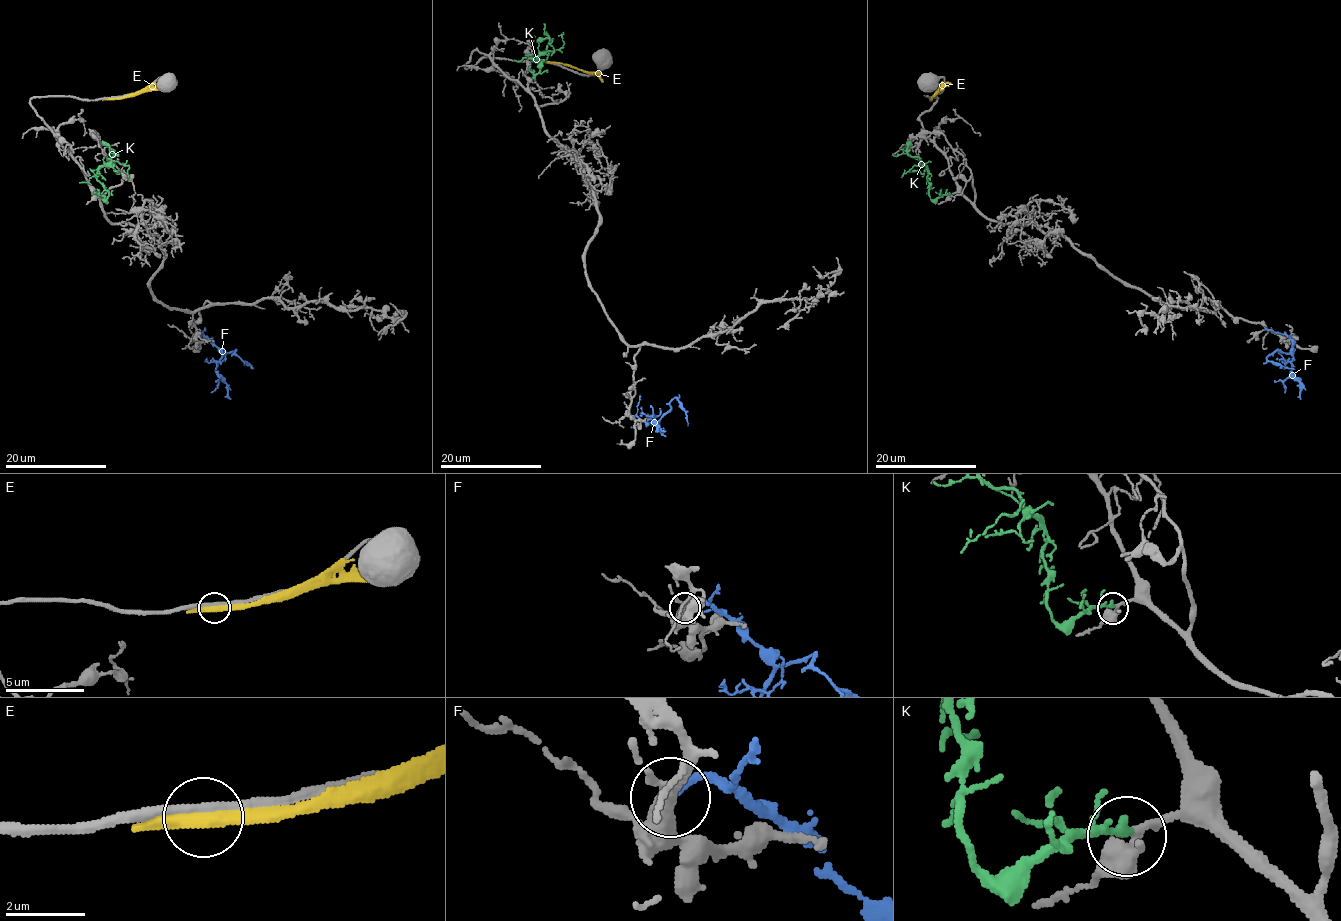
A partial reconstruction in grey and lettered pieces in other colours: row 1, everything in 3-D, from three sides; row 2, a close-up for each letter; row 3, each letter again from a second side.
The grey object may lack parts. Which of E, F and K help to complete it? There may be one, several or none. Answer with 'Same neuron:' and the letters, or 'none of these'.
Same neuron: K

